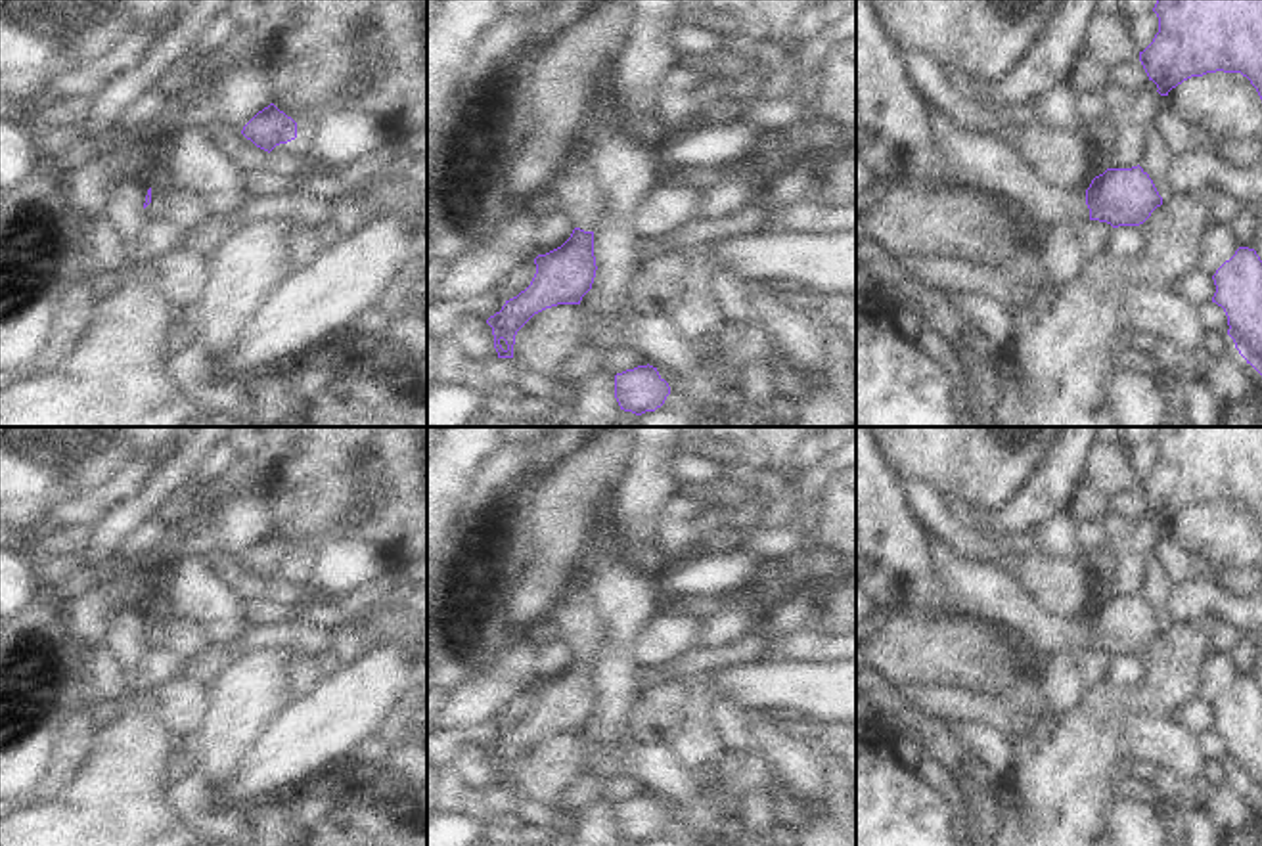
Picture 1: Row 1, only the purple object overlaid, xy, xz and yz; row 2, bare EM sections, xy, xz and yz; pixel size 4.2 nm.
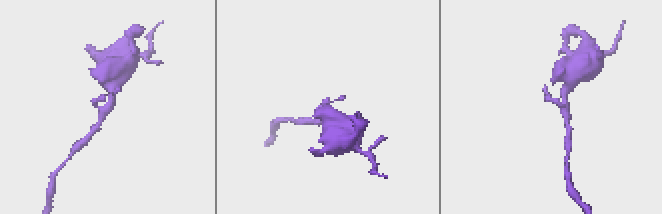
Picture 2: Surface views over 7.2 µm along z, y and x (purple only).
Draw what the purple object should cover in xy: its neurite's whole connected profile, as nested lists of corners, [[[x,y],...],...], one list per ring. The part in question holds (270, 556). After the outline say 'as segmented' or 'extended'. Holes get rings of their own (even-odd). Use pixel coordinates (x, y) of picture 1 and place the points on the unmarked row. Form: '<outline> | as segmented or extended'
[[[270,532],[243,555],[241,563],[270,582],[276,574],[297,567],[297,551]]] | as segmented

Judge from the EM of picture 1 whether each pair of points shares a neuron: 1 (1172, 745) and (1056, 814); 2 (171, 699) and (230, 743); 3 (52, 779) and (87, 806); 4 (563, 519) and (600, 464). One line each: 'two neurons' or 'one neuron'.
1: two neurons
2: two neurons
3: two neurons
4: one neuron

